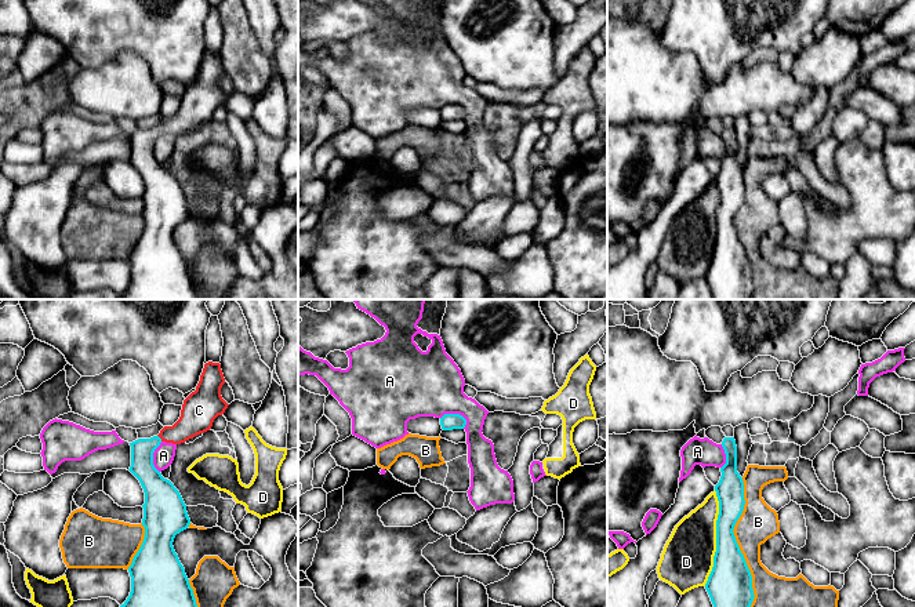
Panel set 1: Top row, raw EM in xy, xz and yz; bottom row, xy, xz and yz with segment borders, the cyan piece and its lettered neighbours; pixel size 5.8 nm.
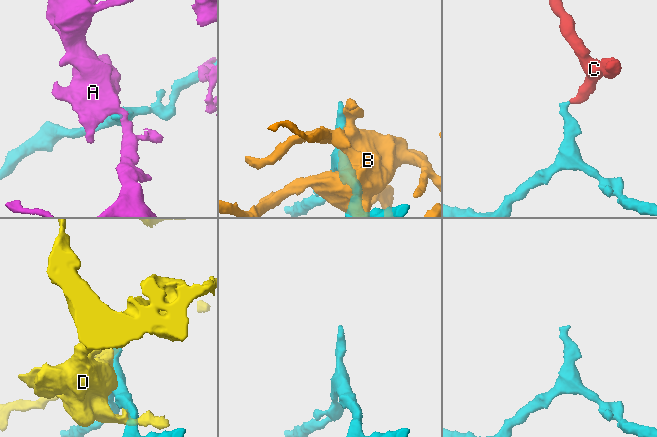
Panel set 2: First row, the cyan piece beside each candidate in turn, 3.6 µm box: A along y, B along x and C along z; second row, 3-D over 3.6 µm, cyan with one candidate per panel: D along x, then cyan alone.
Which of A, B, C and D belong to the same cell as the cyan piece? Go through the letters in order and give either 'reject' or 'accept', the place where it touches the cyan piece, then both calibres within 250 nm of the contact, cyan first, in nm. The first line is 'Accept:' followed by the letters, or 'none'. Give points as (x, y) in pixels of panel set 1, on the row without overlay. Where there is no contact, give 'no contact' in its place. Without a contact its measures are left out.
Accept: C
A: reject | xz (456, 105) | 100/380 nm
B: reject | yz (736, 233) | 260/220 nm
C: accept | xy (159, 128) | 140/190 nm
D: reject | yz (716, 229) | 240/300 nm

